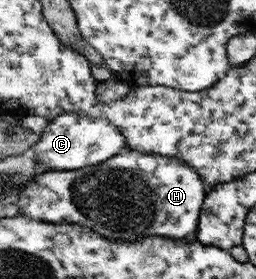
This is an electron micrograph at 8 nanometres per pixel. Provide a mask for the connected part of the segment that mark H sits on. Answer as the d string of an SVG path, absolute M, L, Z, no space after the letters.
M126 149L100 165L38 174L20 192L19 215L56 225L86 226L111 240L162 236L197 241L206 196L204 179L188 163Z

